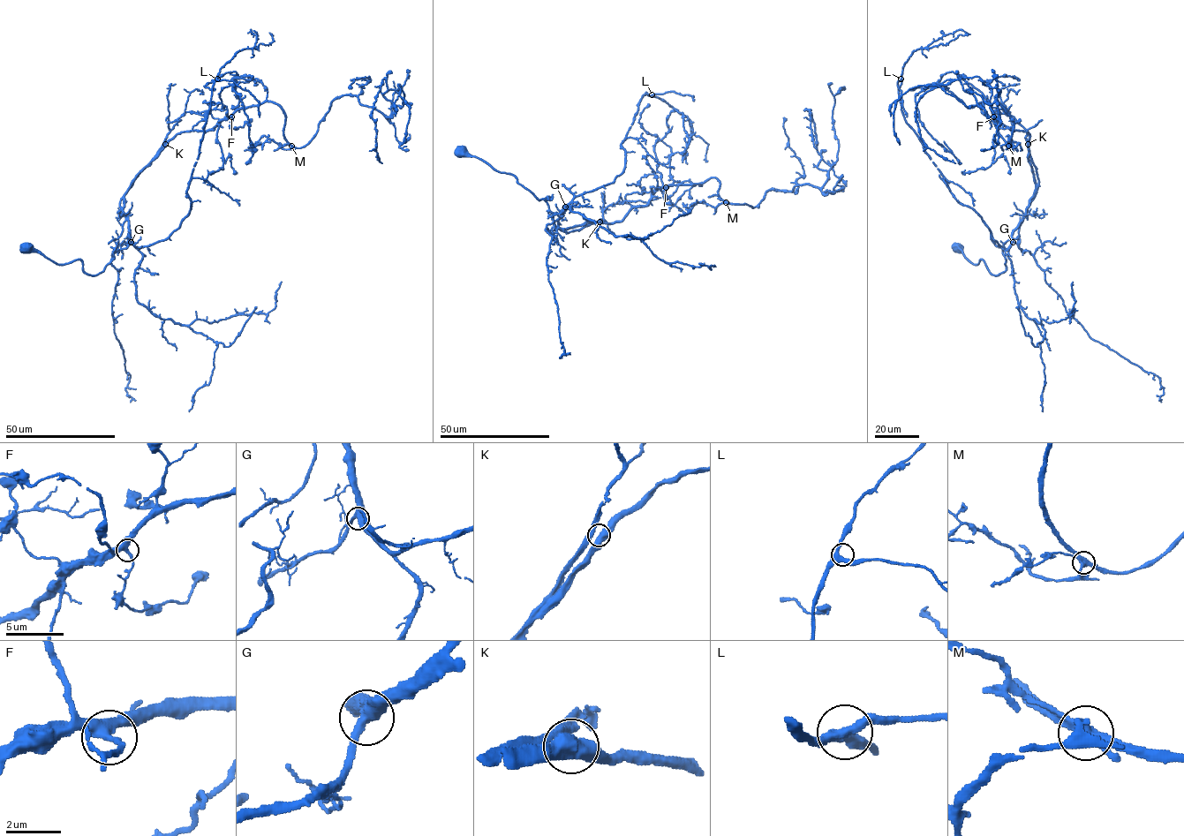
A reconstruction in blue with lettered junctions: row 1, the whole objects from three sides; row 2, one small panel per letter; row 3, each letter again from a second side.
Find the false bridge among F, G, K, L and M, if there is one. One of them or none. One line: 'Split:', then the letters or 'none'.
Split: M

